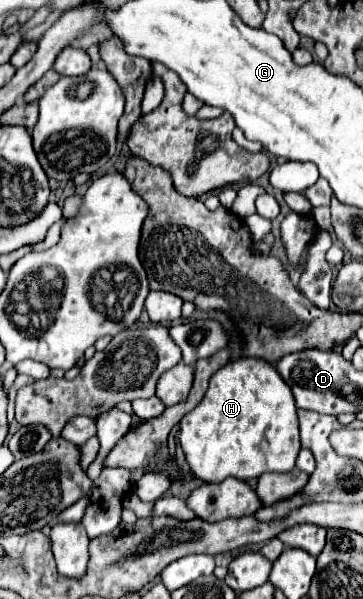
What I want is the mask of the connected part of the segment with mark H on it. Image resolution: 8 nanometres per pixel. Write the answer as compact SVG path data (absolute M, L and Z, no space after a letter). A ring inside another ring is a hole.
M241 357L235 361L229 361L211 377L207 395L203 397L203 401L181 419L179 441L191 471L207 483L221 483L227 477L247 481L267 471L275 471L275 473L291 471L295 467L295 459L301 449L295 411L297 407L295 407L293 393L273 365L257 357Z

